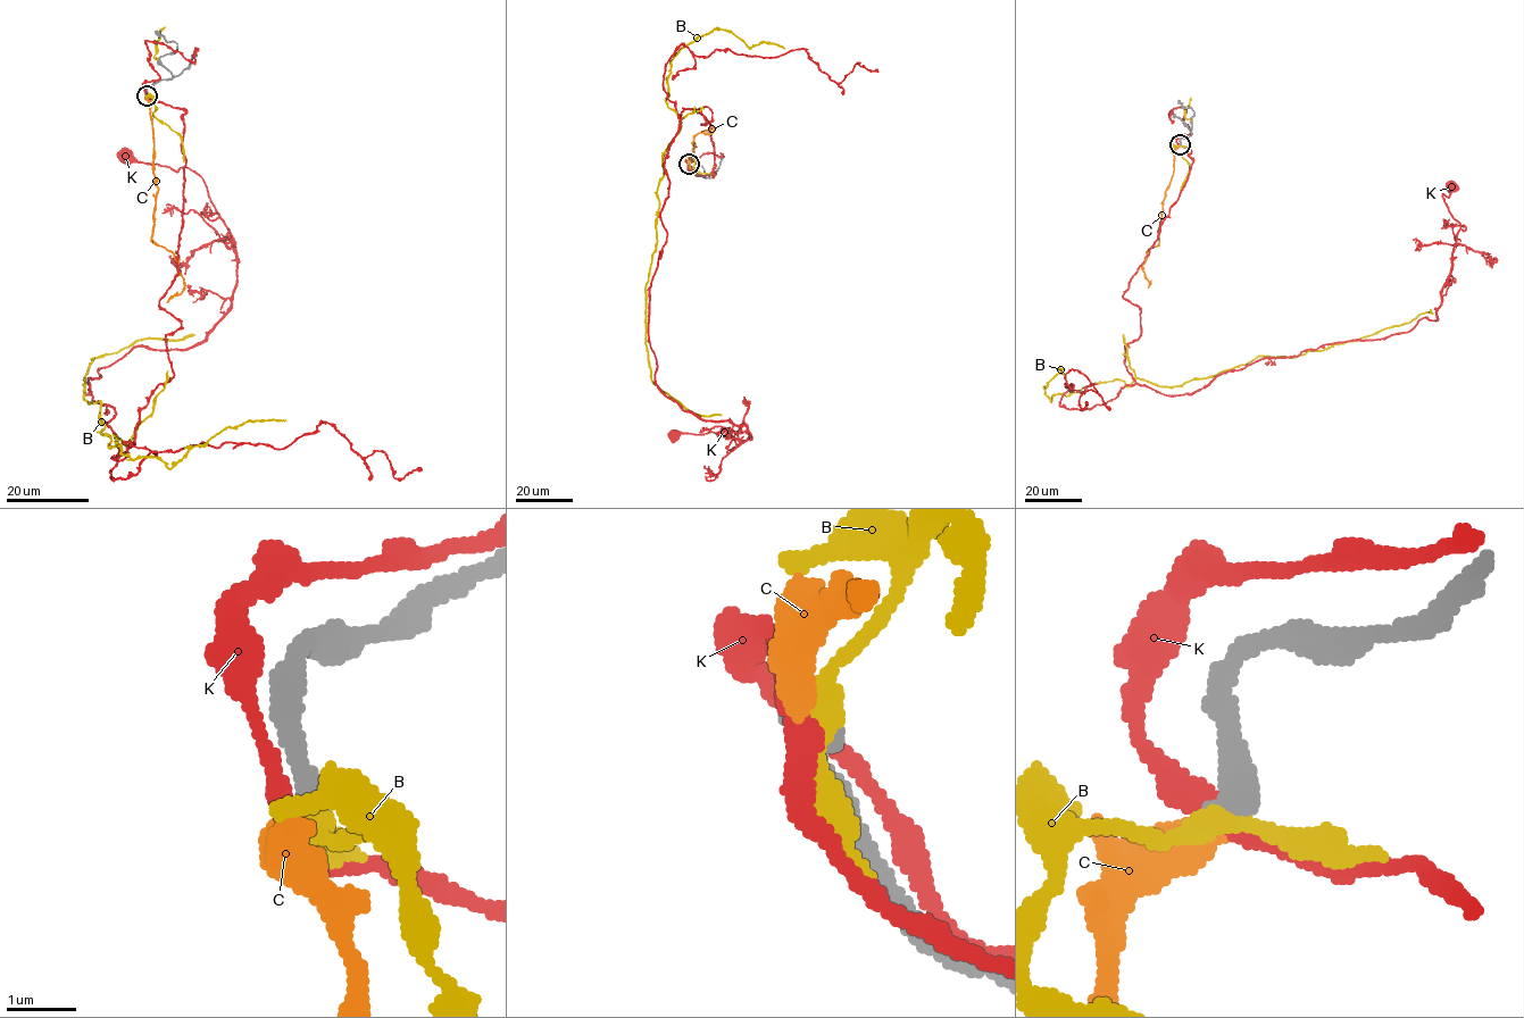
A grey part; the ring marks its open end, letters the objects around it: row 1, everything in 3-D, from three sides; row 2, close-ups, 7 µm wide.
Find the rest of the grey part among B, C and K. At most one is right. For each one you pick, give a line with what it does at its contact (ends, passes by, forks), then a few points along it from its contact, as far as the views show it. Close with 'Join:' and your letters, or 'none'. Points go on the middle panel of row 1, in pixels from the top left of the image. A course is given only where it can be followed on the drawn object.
C: it ends; course (689, 164), (696, 147), (693, 138), (710, 126), (714, 128), (710, 133), (702, 132)
Join: C

